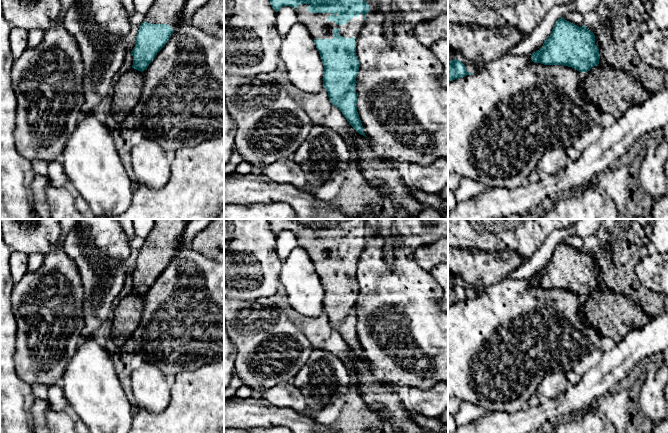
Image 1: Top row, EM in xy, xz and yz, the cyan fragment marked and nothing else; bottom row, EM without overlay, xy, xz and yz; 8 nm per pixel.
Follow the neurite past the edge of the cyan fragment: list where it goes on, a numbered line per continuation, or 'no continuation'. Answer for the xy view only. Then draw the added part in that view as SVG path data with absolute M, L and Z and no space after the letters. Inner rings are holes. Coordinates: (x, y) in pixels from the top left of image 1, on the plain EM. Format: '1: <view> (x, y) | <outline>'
1: xy (166, 233) | M154 219L154 226L145 238L147 247L168 248L173 255L190 219Z

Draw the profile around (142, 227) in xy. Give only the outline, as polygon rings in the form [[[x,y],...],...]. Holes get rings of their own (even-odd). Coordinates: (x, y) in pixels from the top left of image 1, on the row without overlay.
[[[132,219],[135,236],[146,238],[154,226],[154,219]]]

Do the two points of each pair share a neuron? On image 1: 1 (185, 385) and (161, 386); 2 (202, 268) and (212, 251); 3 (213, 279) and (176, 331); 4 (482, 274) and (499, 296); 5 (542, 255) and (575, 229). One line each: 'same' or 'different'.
1: different
2: different
3: same
4: different
5: same

